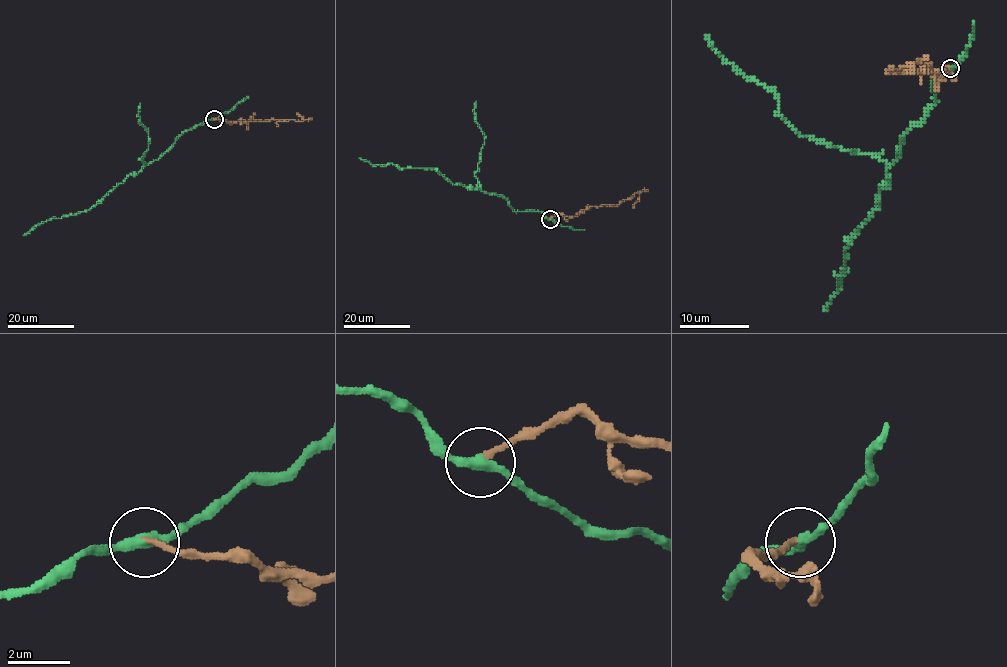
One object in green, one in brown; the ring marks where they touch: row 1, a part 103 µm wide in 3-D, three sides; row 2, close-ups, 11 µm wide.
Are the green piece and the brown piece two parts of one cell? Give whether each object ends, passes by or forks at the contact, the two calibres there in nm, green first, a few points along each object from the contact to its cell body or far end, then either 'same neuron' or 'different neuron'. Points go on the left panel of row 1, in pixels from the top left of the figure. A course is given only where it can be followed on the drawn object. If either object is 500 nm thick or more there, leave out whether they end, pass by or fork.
green passes by | brown ends | 320/180 nm | green via (214, 118), (183, 132), (157, 159), (148, 163), (138, 173), (132, 173), (88, 209), (52, 218), (23, 234) | brown via (214, 118), (229, 123), (302, 121), (298, 113) | different neuron

